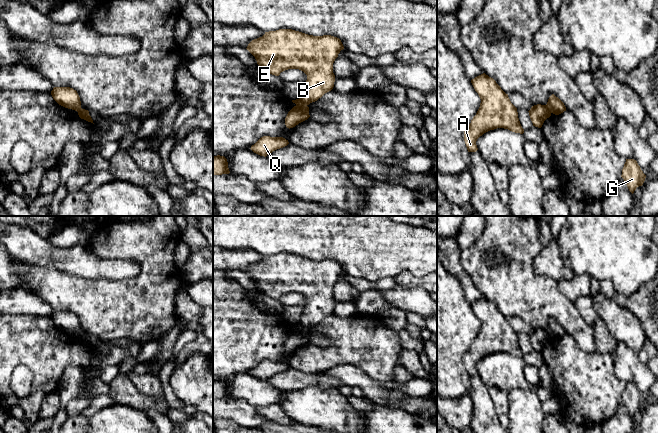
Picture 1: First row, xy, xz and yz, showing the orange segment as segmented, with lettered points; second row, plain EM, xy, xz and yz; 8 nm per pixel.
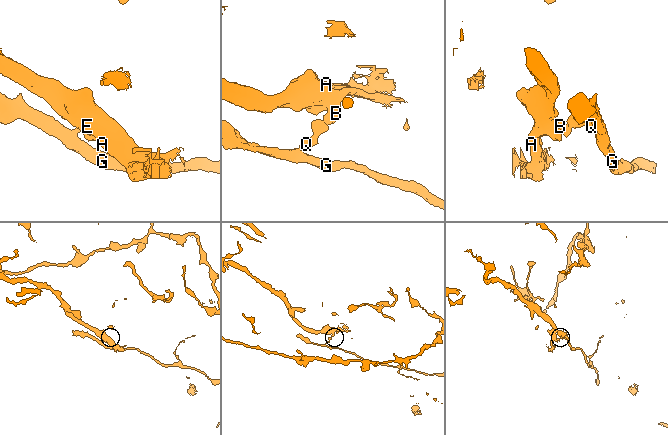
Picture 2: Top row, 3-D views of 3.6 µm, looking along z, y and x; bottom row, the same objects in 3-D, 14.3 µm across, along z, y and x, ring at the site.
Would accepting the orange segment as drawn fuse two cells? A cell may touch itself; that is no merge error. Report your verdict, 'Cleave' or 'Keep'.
Cleave

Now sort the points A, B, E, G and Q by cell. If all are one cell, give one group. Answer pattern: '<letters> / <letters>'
A B E / G Q

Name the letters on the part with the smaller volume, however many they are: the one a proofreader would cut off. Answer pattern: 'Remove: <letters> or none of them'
Remove: G, Q

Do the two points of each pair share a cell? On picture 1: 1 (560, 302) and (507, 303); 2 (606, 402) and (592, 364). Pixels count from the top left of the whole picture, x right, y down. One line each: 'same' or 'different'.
1: same
2: same

